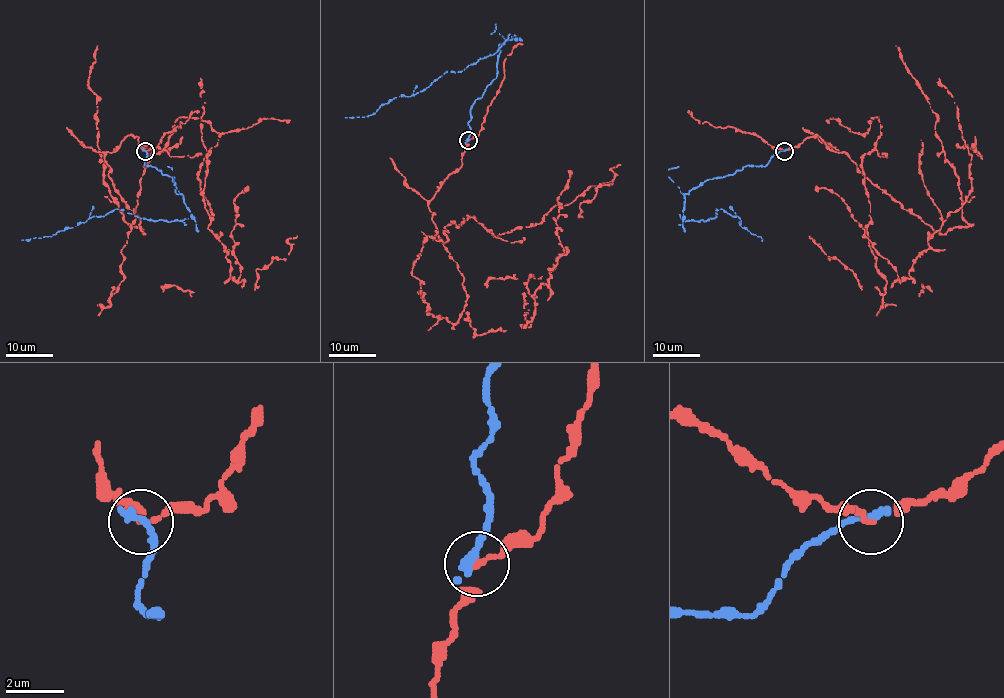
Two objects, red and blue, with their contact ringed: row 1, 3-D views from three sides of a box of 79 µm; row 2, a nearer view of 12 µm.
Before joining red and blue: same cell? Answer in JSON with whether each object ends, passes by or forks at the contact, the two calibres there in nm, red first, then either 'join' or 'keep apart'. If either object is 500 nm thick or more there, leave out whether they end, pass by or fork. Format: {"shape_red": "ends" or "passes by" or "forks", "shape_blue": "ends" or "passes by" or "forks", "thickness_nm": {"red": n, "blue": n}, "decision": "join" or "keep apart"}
{"shape_red": "passes by", "shape_blue": "ends", "thickness_nm": {"red": 140, "blue": 380}, "decision": "keep apart"}

